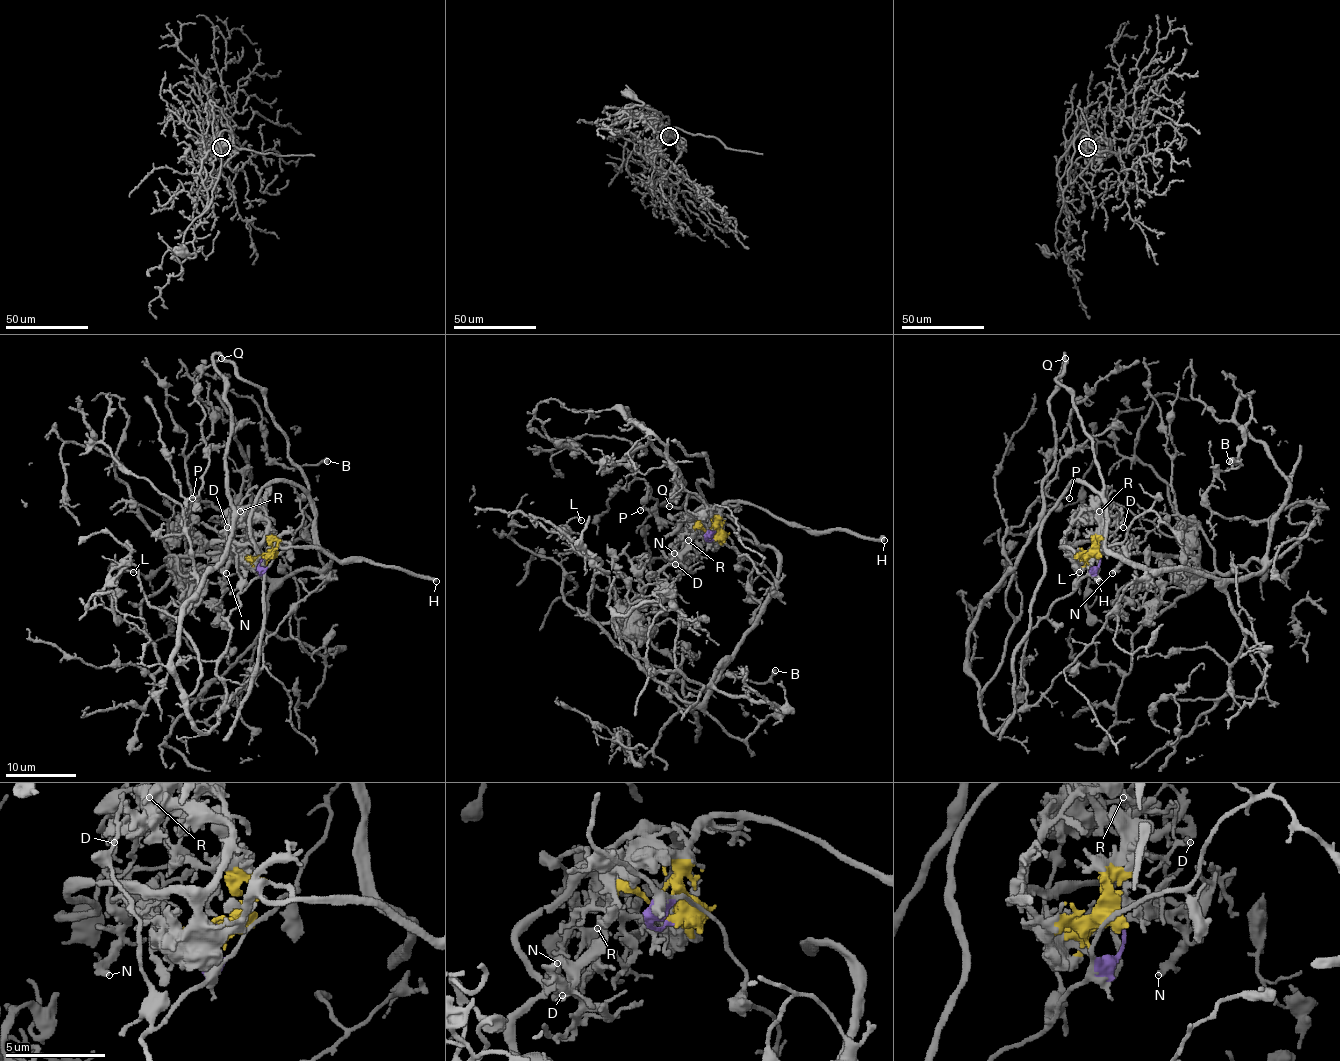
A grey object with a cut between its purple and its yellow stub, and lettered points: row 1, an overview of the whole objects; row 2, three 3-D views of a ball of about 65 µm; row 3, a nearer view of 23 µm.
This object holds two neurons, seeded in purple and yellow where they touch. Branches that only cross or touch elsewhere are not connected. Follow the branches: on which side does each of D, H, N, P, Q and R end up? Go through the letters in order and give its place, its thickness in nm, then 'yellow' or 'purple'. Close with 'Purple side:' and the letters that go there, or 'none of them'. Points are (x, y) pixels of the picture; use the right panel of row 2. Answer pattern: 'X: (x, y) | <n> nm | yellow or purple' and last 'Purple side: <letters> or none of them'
D: (1123, 527) | 280 nm | yellow
H: (1099, 581) | 440 nm | yellow
N: (1112, 573) | 220 nm | yellow
P: (1069, 498) | 160 nm | purple
Q: (1065, 358) | 280 nm | purple
R: (1099, 511) | 200 nm | yellow
Purple side: P, Q

